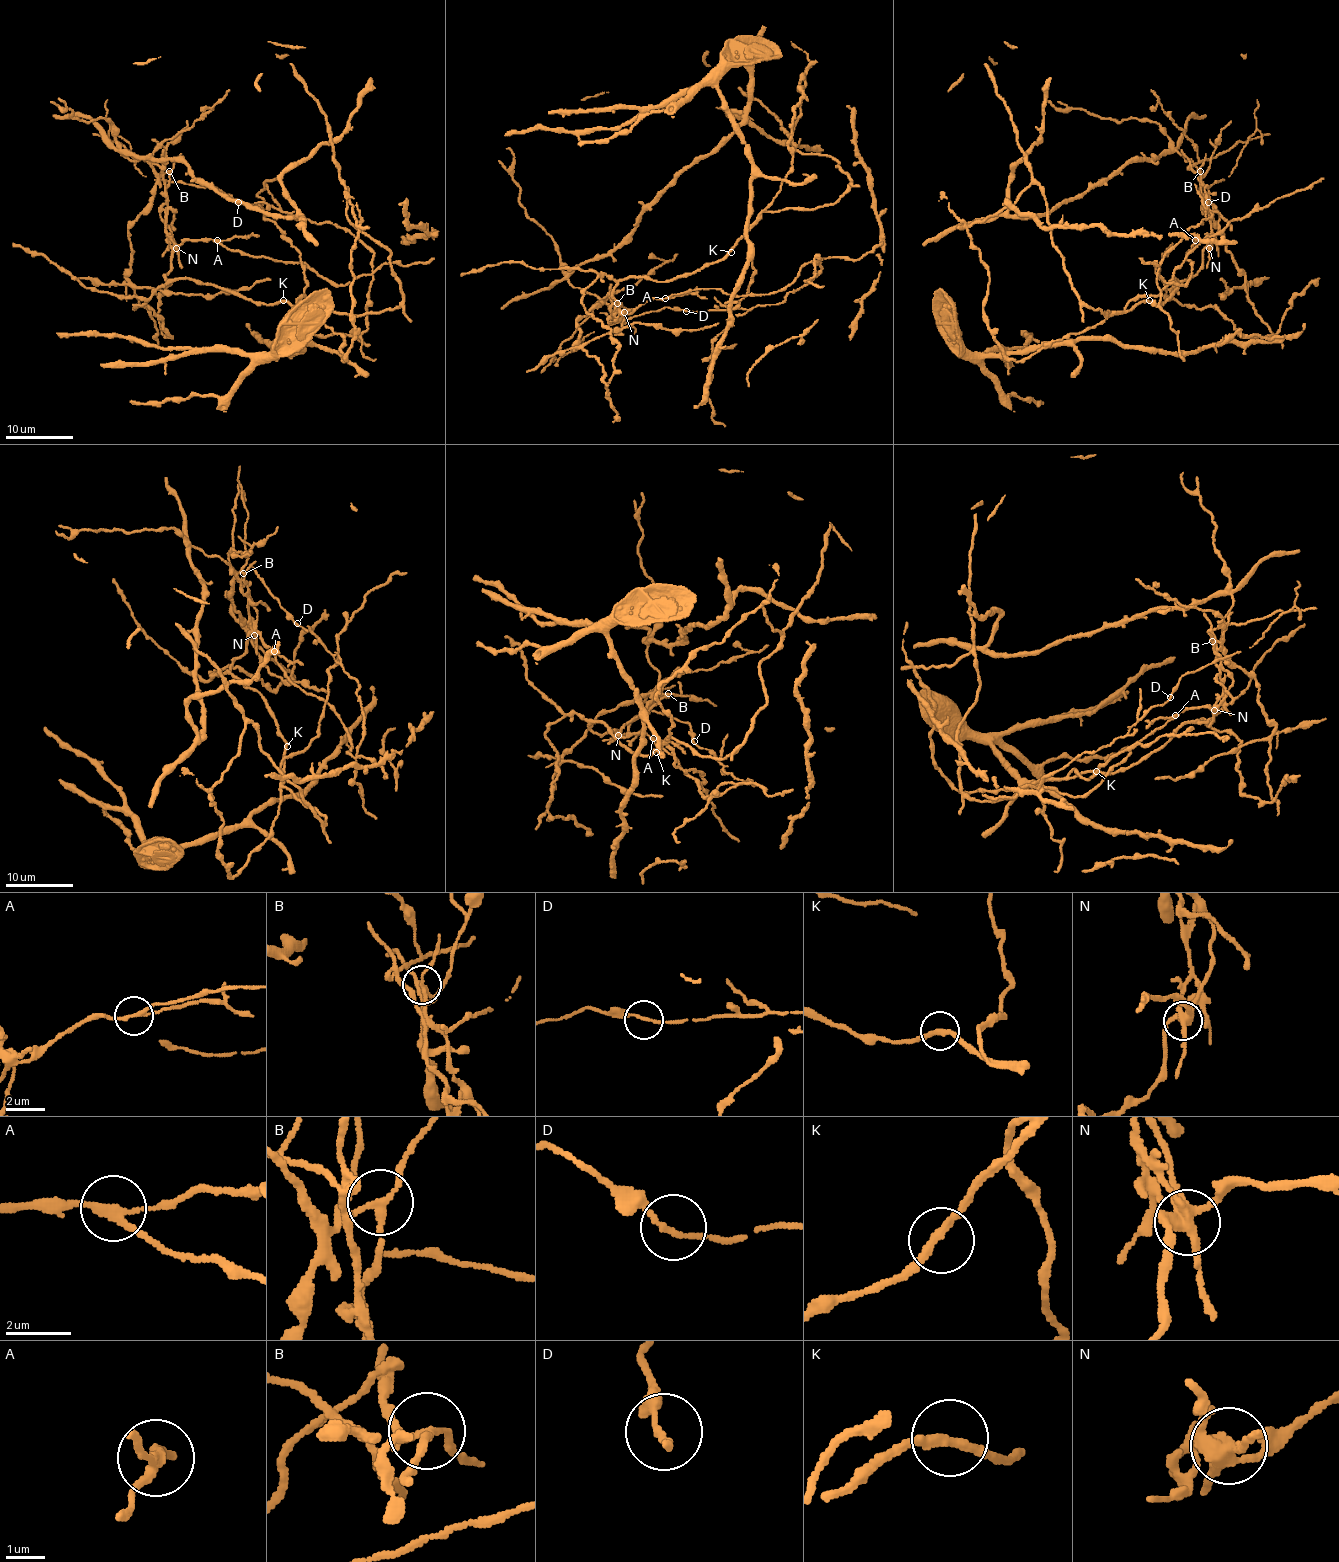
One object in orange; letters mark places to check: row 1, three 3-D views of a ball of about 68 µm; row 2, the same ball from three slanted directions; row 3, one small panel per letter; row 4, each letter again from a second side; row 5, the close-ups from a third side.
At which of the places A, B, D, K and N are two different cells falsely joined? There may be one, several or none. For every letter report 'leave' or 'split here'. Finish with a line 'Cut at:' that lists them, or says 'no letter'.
A: split here
B: split here
D: leave
K: leave
N: split here
Cut at: A, B, N

